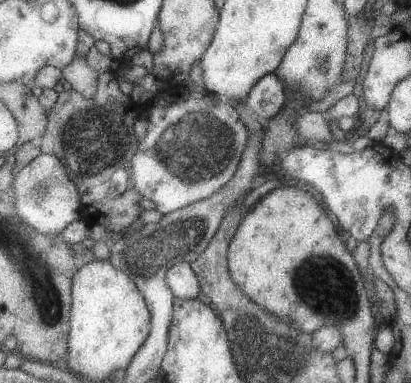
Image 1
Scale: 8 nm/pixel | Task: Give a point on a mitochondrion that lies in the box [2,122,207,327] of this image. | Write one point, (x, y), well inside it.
(47, 299)

